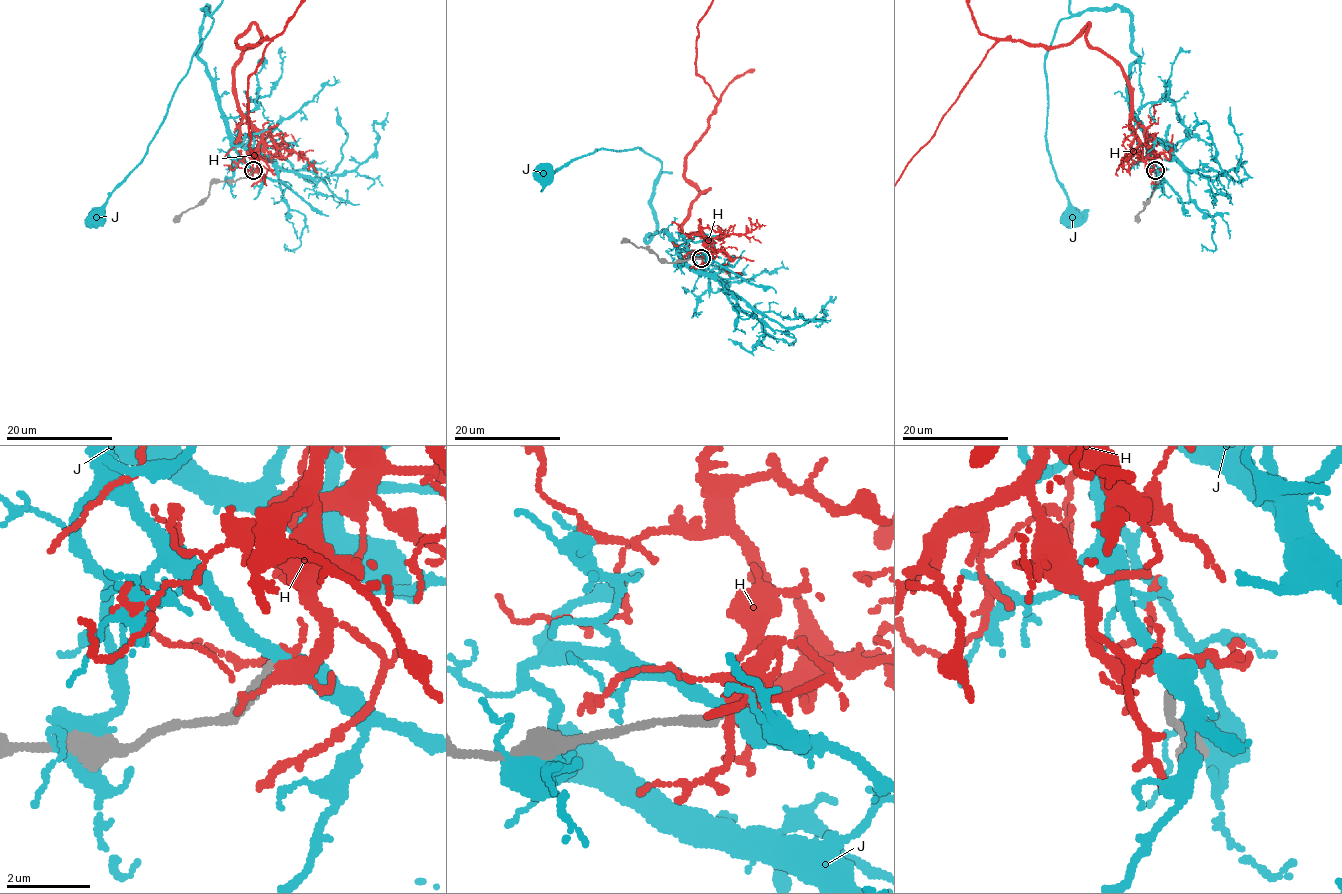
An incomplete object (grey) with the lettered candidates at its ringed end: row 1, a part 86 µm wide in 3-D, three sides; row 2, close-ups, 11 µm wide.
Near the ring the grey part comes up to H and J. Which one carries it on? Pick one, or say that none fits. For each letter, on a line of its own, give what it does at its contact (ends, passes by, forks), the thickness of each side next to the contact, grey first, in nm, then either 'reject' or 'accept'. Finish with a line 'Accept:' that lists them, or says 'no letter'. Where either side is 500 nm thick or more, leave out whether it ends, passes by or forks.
H: it forks there; 240 nm thick on the grey side, 240 nm on the other; reject
J: it passes by; 240 nm thick on the grey side, 380 nm on the other; reject
Accept: no letter

